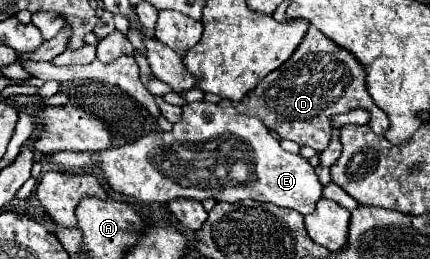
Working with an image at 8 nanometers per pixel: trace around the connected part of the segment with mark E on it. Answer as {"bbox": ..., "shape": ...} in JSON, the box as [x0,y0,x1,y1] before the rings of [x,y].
{"bbox":[45,99,323,215],"shape":[[[229,99],[221,103],[189,103],[183,107],[181,121],[173,123],[171,131],[165,133],[149,133],[135,143],[127,143],[121,147],[111,147],[107,151],[61,151],[45,155],[49,163],[61,165],[65,171],[81,171],[93,169],[103,173],[105,183],[123,195],[135,197],[143,203],[169,203],[171,199],[193,199],[203,201],[213,197],[215,201],[237,203],[243,199],[255,199],[259,203],[273,203],[279,207],[287,207],[307,215],[315,211],[317,201],[321,199],[323,185],[319,183],[315,169],[309,165],[305,157],[299,153],[285,151],[275,137],[267,131],[267,127],[257,117],[247,117],[235,111]]]}

